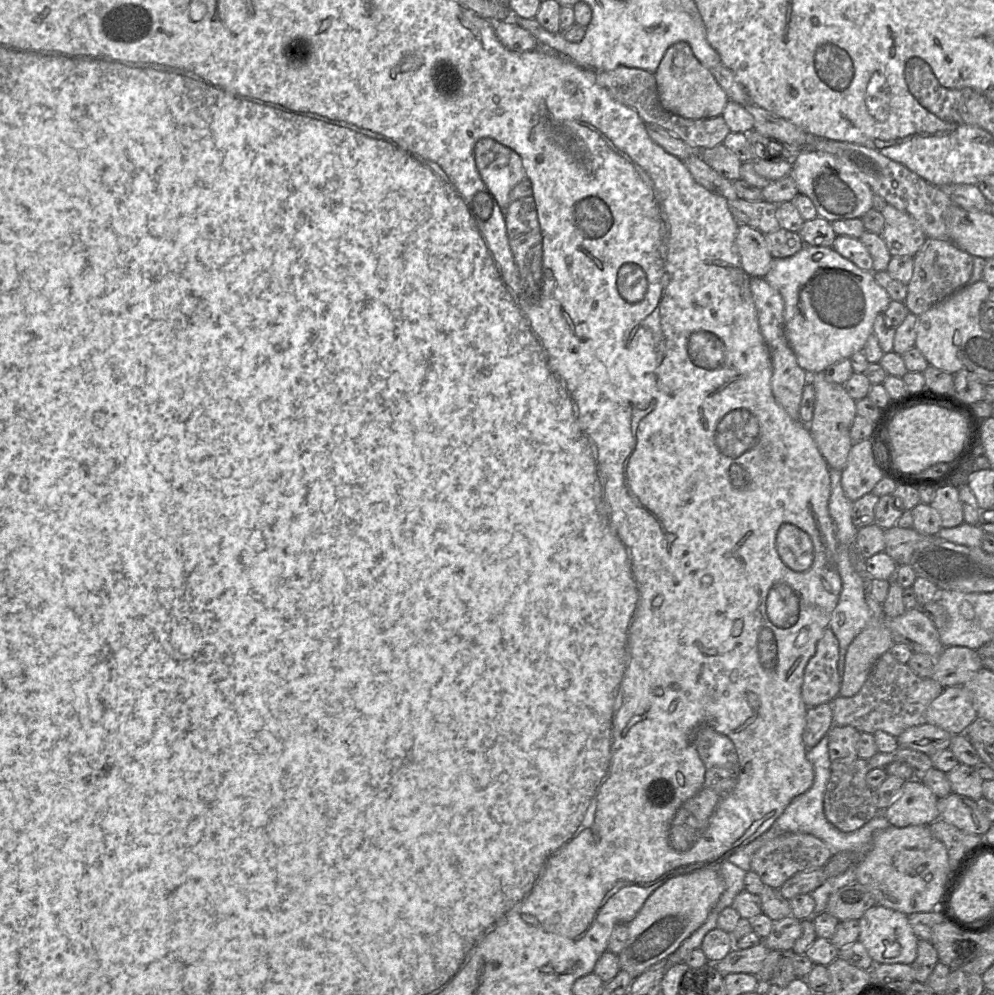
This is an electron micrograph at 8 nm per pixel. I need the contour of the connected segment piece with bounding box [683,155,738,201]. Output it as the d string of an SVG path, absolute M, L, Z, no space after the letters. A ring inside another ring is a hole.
M693 155L683 161L694 180L708 191L724 197L726 200L736 200L738 195L733 182L720 176L708 166L699 155Z

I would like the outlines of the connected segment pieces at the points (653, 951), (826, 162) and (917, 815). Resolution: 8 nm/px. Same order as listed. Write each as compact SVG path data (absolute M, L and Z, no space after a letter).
M704 868L667 880L650 894L635 918L628 923L628 938L625 947L618 954L620 970L638 977L674 953L706 921L724 890L725 882L719 874L719 868Z
M800 149L795 152L790 173L800 194L813 202L819 217L829 222L861 218L873 208L874 193L854 172L835 156L815 150Z
M920 780L906 781L901 792L883 813L895 827L930 825L939 819L938 797Z

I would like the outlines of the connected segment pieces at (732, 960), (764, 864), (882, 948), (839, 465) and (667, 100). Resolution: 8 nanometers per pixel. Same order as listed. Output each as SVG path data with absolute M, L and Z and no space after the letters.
M762 941L747 949L733 948L724 959L712 964L723 977L731 973L757 976L770 951Z
M783 833L764 843L753 855L751 869L765 886L780 889L795 874L822 869L833 851L819 838L805 833Z
M875 905L859 919L859 942L865 947L874 964L909 964L917 957L919 938L915 935L908 915Z
M824 373L810 375L809 383L815 390L815 406L808 424L809 431L830 469L841 471L852 447L851 425L857 415L856 401L848 395L843 385L827 381Z
M684 41L676 42L666 50L654 76L662 106L678 116L688 119L720 116L729 101L711 71L699 62Z

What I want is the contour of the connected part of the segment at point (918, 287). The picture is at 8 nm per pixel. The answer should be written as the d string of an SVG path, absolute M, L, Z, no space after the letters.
M927 238L914 256L913 274L907 284L907 296L904 301L908 312L920 316L967 286L972 276L973 258L951 241Z

